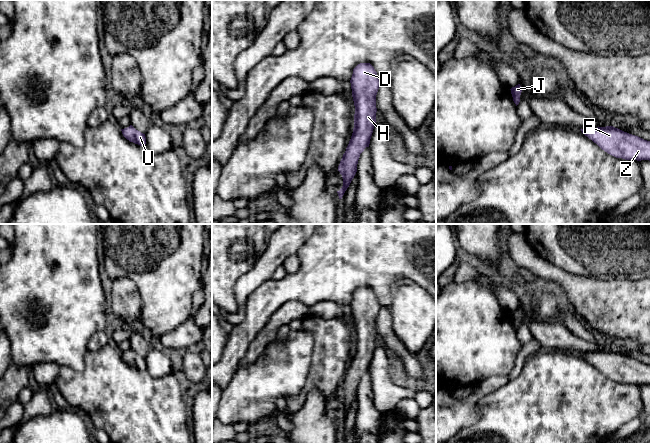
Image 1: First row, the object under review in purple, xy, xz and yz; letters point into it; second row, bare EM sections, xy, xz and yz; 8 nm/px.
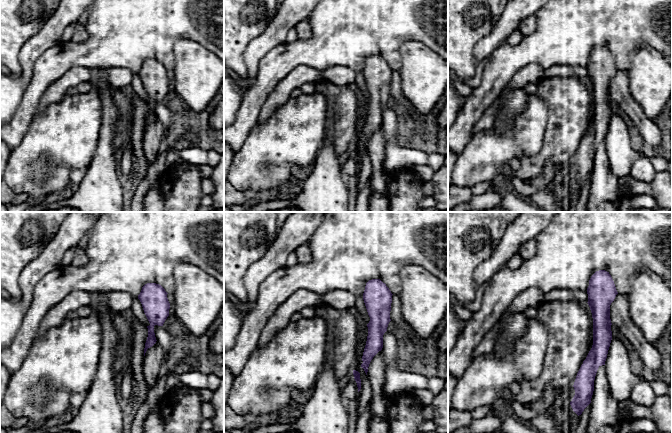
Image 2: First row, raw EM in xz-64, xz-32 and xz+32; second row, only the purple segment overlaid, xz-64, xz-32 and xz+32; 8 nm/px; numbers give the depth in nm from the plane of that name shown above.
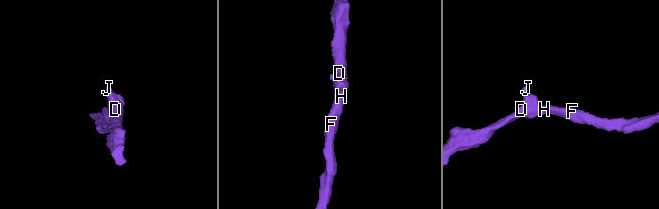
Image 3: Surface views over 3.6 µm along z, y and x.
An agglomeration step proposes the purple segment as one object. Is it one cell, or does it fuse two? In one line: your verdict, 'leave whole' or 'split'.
leave whole

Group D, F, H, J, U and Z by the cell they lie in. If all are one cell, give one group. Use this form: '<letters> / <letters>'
D F H J U Z

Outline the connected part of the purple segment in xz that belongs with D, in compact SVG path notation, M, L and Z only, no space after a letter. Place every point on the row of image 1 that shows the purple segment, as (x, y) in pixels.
M360 63L353 69L350 83L355 106L354 128L338 166L343 178L343 186L337 191L339 199L342 199L357 172L360 154L369 147L376 125L376 95L381 80L370 63Z

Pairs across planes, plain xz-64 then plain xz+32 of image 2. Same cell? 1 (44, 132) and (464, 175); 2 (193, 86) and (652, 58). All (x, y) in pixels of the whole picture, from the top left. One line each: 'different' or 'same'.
1: same
2: same

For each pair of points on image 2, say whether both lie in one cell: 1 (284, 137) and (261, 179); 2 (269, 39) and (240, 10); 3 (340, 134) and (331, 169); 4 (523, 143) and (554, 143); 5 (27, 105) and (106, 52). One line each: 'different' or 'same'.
1: same
2: different
3: different
4: different
5: same

